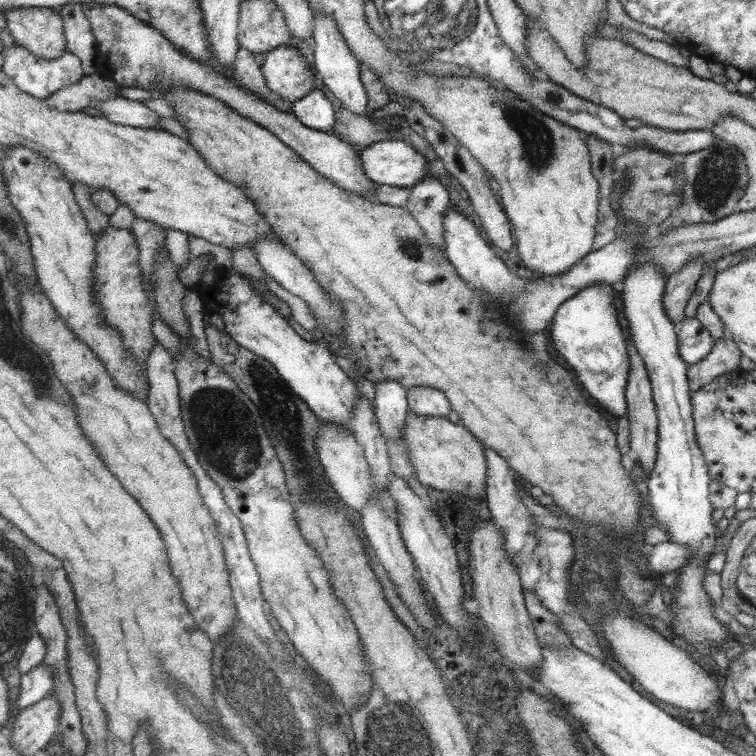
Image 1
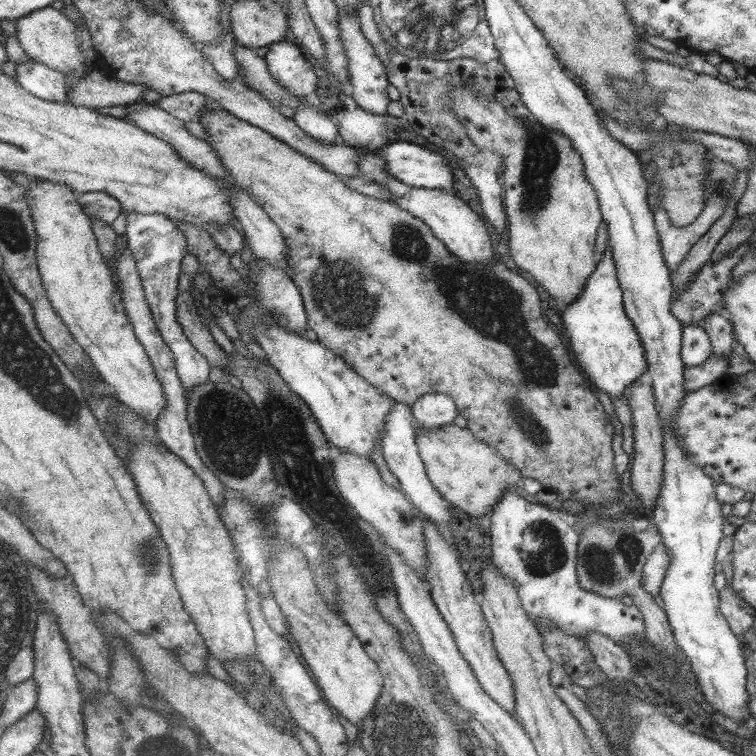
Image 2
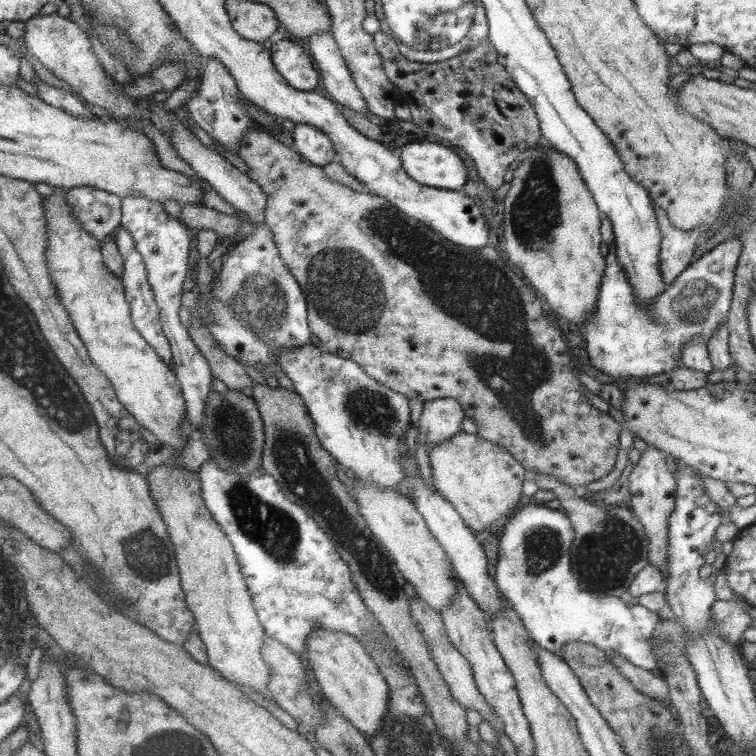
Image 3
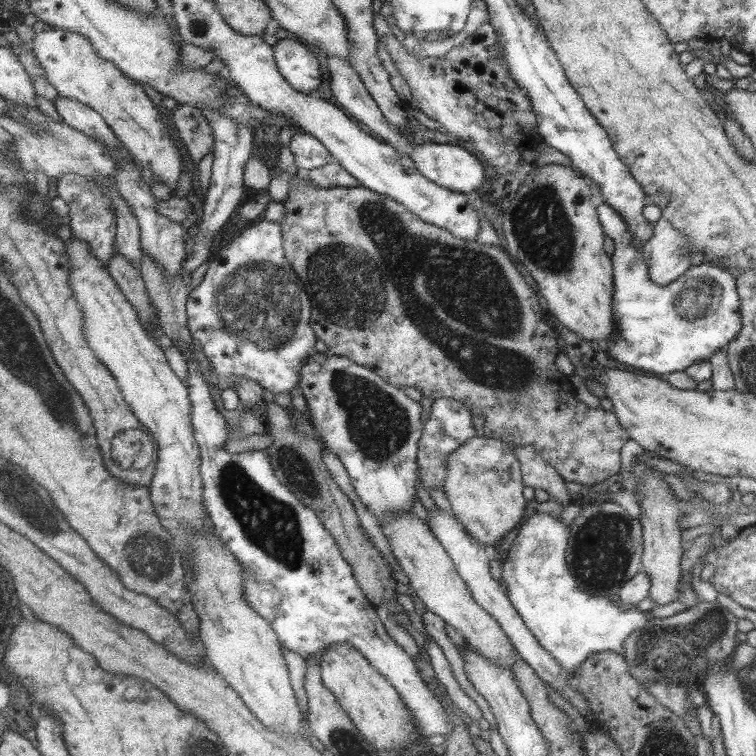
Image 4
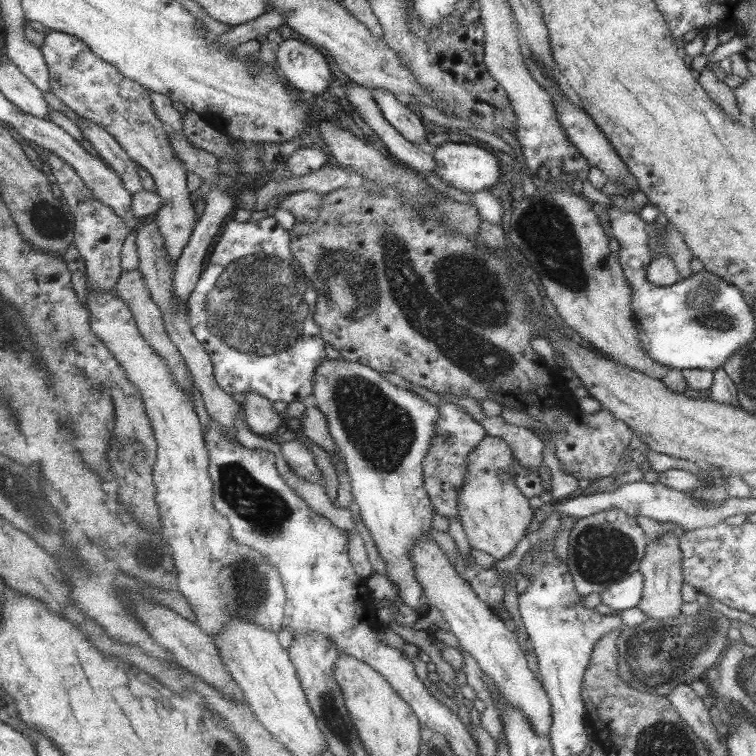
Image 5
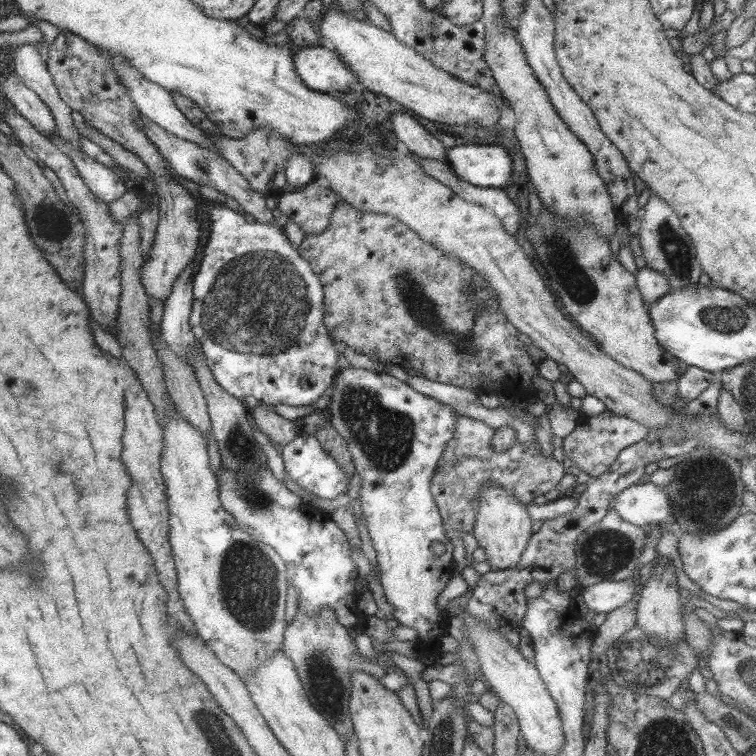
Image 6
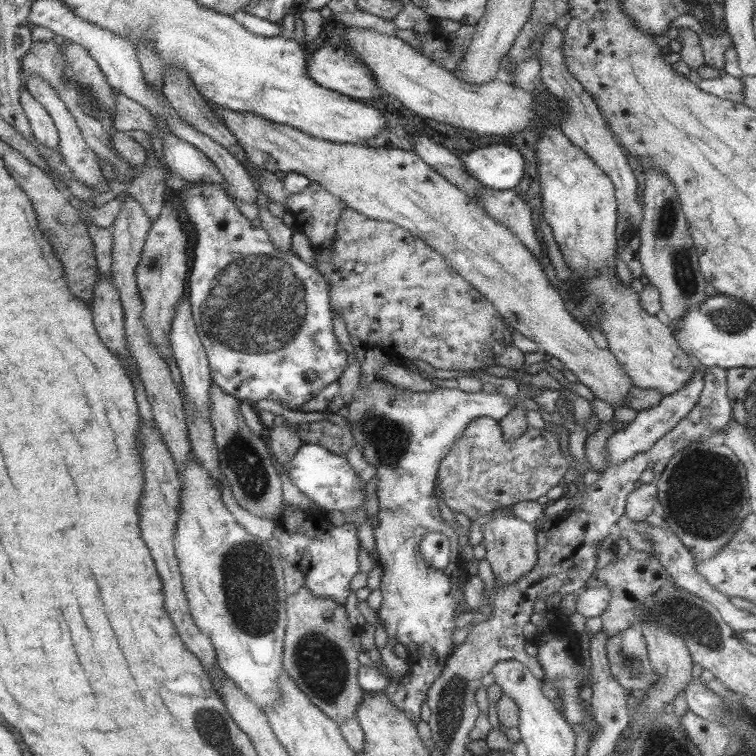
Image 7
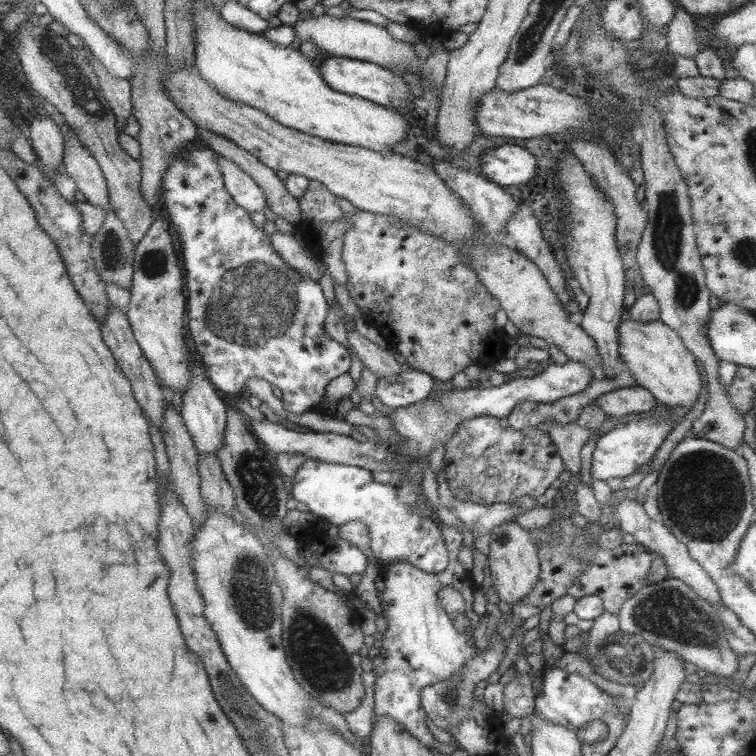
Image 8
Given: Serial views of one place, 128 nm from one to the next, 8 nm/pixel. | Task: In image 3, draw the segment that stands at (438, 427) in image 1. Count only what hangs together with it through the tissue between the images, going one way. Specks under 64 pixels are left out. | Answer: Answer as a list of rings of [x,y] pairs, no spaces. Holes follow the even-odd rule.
[[[459,430],[448,440],[443,440],[437,446],[429,448],[428,460],[435,491],[451,504],[473,533],[487,531],[489,526],[497,523],[497,520],[504,520],[519,502],[525,470],[502,445],[493,444],[491,441],[478,437],[476,433],[469,434]]]

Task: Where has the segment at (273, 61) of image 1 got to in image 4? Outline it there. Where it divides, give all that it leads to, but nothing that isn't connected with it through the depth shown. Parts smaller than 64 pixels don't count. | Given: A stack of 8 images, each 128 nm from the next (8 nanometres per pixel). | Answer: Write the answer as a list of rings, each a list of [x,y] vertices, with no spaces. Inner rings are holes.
[[[293,38],[279,39],[272,46],[278,71],[296,92],[311,94],[321,82],[317,58]]]

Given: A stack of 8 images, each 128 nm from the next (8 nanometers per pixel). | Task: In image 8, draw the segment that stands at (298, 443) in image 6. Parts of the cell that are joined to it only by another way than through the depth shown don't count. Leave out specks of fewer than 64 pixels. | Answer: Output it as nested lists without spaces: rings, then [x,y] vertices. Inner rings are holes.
[[[307,458],[297,466],[289,486],[291,496],[297,502],[303,502],[321,523],[338,527],[349,520],[359,520],[365,524],[371,552],[381,560],[383,567],[405,560],[422,572],[440,574],[449,563],[447,548],[436,521],[421,517],[417,509],[403,505],[397,499],[395,487],[375,482],[367,469]]]

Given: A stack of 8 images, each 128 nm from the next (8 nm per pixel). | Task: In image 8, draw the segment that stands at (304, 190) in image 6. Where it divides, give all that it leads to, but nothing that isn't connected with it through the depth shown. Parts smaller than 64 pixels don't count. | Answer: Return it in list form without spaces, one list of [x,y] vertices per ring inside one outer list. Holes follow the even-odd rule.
[[[317,180],[307,184],[306,191],[303,196],[297,199],[297,204],[299,207],[299,221],[295,233],[301,236],[301,242],[305,245],[305,249],[326,266],[326,272],[333,278],[333,282],[345,285],[347,272],[346,268],[343,267],[342,260],[343,238],[347,220],[355,214],[356,208],[350,201],[329,192]]]

